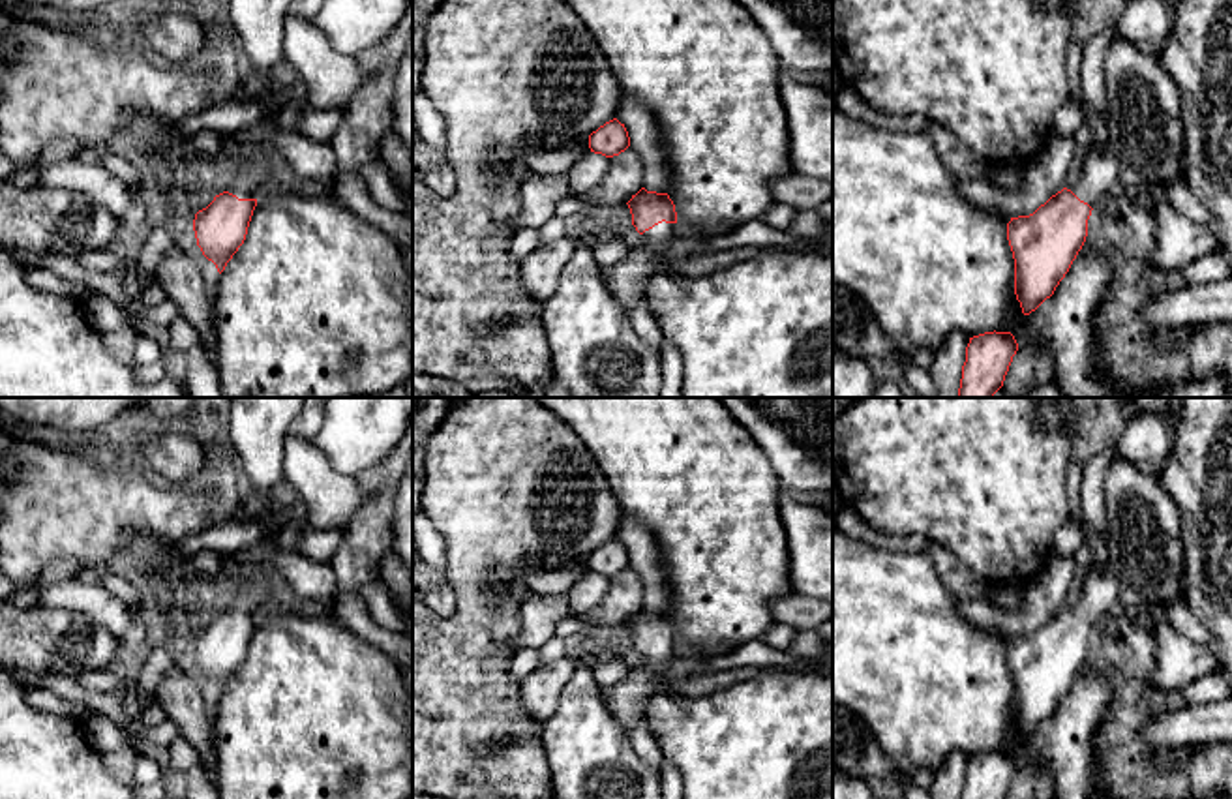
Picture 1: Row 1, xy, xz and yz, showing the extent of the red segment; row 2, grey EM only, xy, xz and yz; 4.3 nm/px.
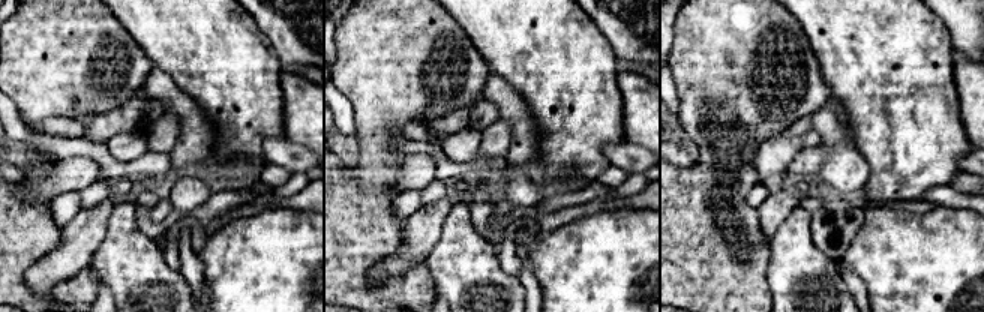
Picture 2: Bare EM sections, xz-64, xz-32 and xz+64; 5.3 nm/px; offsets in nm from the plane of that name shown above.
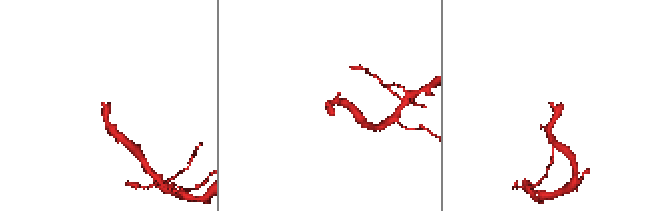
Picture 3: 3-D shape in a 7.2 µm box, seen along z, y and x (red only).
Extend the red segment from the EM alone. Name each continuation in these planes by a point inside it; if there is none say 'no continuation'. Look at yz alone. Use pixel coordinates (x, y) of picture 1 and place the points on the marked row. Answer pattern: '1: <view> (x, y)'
1: yz (1101, 171)

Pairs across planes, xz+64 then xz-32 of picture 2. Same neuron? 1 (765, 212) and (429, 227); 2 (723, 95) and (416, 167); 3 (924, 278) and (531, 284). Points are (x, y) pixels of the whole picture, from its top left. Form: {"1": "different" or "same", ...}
{"1": "same", "2": "different", "3": "different"}

